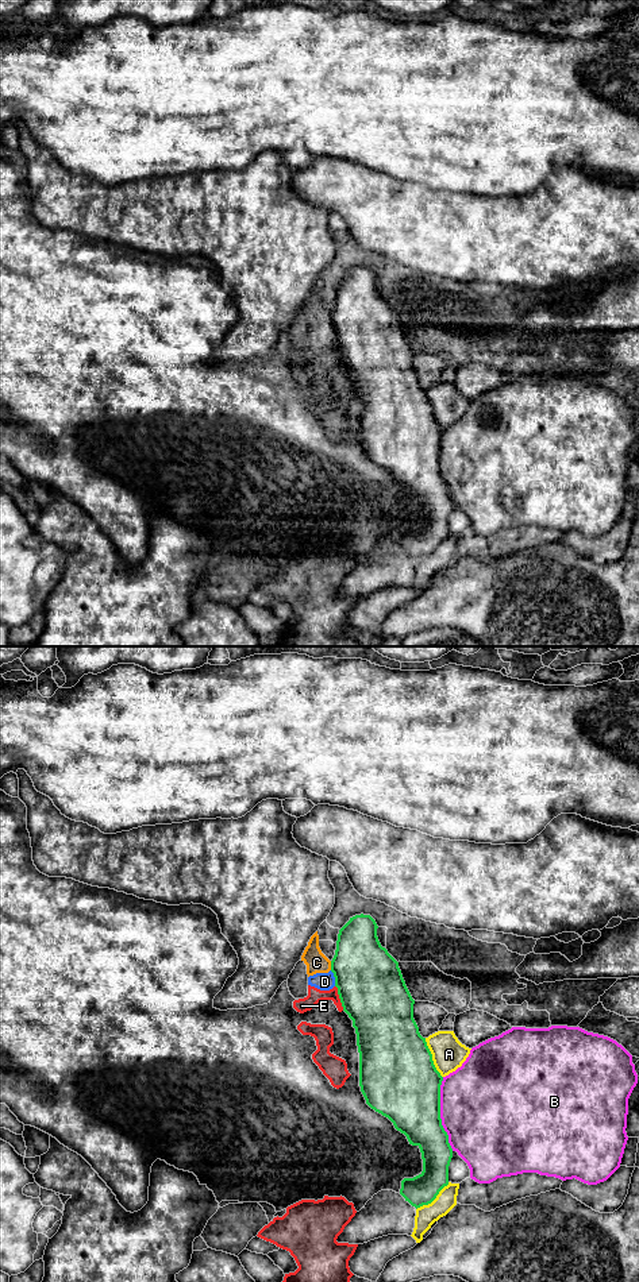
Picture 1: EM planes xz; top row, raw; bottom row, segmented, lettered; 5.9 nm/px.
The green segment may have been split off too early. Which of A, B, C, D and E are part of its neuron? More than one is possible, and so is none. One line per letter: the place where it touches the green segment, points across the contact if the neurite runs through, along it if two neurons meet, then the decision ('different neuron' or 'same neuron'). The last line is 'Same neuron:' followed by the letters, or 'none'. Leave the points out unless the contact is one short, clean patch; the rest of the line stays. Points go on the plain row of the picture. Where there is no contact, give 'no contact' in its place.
A: contact xz (431, 410); different neuron
B: contact xz (439, 466); different neuron
C: contact xz (331, 317); different neuron
D: contact xz (335, 331); border xz (330, 323), (335, 338); different neuron
E: contact xz (339, 350); different neuron
Same neuron: none

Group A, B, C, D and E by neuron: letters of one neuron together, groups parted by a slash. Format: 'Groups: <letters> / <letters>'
Groups: A / B / C D E

